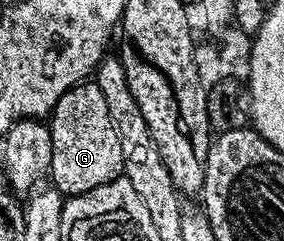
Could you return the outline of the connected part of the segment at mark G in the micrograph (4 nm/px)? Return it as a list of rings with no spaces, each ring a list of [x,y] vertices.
[[[85,80],[80,83],[79,86],[71,86],[66,93],[58,100],[58,104],[50,115],[50,129],[52,133],[53,140],[53,160],[52,167],[50,171],[50,182],[53,187],[56,187],[64,196],[71,196],[74,194],[85,194],[90,192],[94,188],[98,188],[102,184],[107,182],[113,182],[115,178],[121,177],[124,161],[122,160],[122,144],[120,143],[120,137],[118,132],[114,128],[112,123],[112,117],[110,116],[110,108],[106,104],[106,99],[102,97],[102,88],[98,88],[95,84],[95,81]]]

